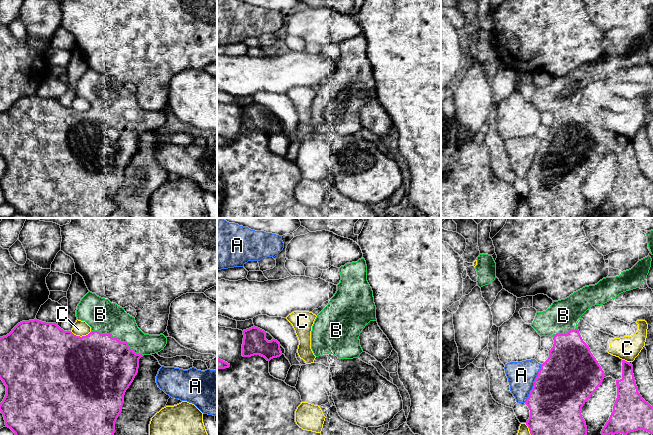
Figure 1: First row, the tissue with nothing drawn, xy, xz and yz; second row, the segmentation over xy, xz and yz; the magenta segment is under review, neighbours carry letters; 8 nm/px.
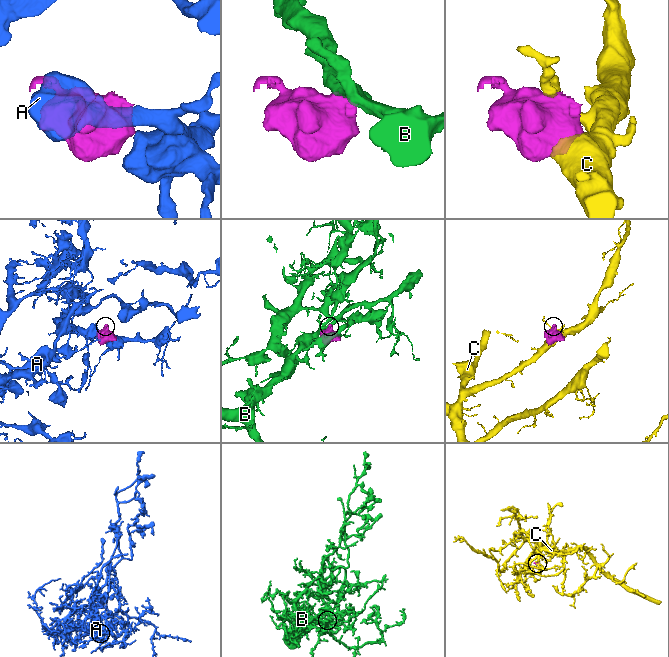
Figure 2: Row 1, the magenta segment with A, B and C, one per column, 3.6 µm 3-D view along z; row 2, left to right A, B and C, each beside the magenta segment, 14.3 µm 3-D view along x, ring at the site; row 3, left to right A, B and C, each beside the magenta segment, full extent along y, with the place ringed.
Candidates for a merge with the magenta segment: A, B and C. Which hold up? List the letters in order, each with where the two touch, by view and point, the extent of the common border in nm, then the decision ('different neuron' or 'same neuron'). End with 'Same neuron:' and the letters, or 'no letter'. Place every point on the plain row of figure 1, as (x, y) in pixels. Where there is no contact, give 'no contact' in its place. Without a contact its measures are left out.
A: meets magenta in yz at (534, 159); contact 340 nm long; different neuron
B: meets magenta in xy at (117, 115); contact 480 nm long; same neuron
C: meets magenta in xy at (79, 112); contact 180 nm long; different neuron
Same neuron: B

